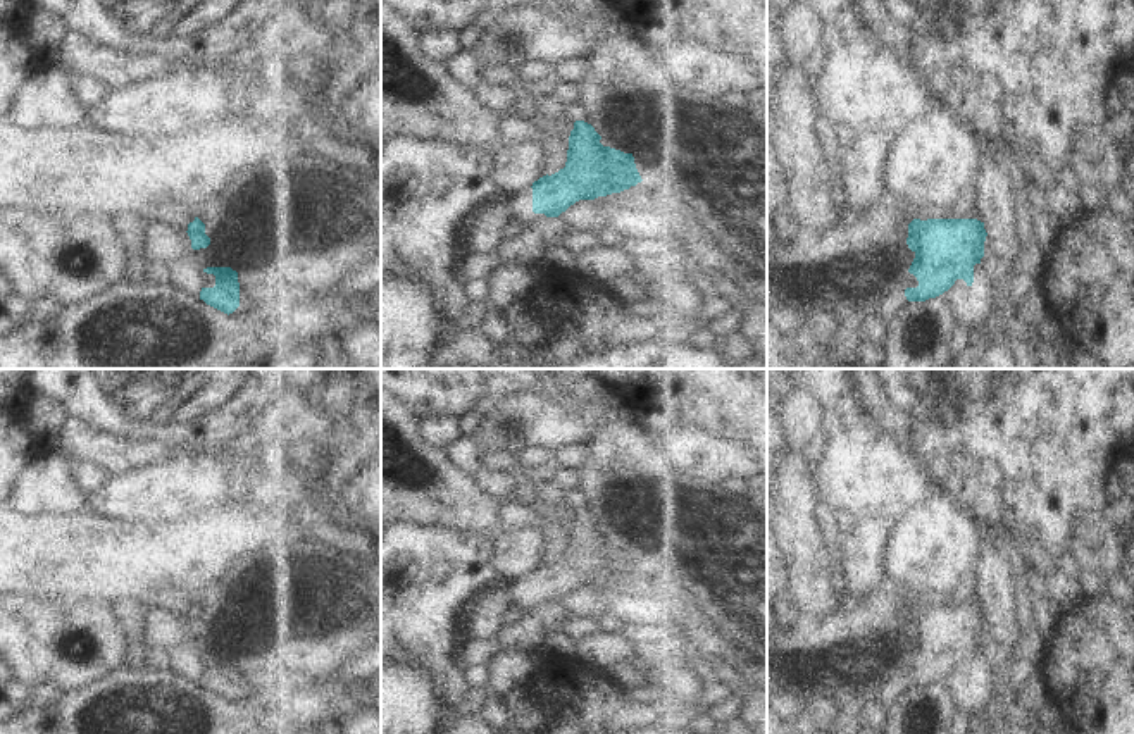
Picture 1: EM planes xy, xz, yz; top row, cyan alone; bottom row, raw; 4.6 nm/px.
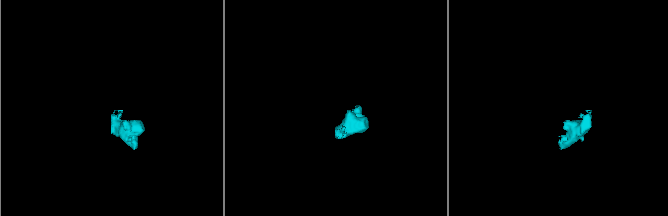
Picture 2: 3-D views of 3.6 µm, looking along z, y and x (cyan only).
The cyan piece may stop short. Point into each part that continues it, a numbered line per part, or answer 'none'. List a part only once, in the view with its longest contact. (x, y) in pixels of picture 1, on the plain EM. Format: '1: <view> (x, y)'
1: xz (519, 593)

